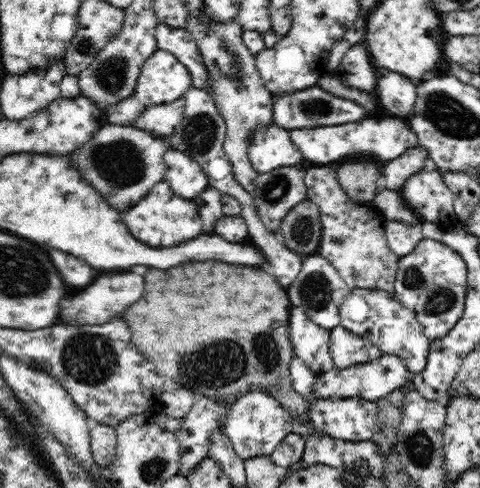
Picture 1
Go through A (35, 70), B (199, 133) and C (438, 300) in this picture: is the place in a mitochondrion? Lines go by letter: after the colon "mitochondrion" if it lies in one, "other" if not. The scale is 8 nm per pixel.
A: other
B: mitochondrion
C: mitochondrion

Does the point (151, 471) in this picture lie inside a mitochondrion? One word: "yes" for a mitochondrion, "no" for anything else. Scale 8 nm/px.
yes

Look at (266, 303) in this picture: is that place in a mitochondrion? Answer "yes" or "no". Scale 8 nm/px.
no

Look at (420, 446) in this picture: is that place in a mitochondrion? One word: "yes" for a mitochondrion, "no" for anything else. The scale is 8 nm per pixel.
yes

